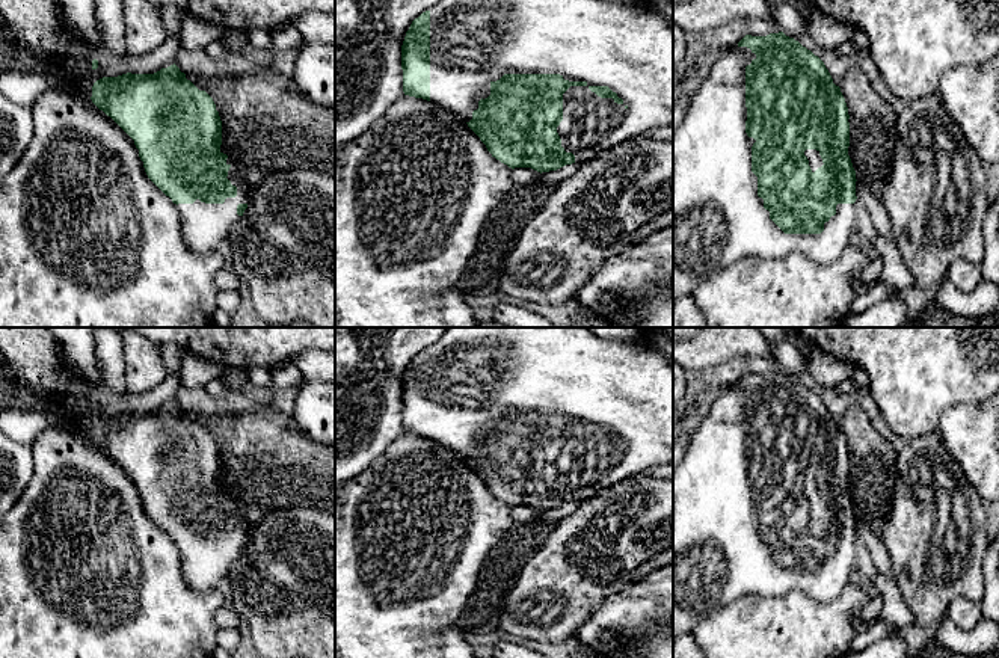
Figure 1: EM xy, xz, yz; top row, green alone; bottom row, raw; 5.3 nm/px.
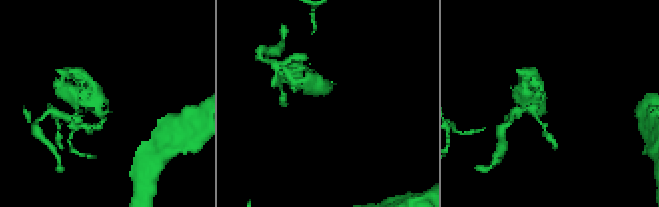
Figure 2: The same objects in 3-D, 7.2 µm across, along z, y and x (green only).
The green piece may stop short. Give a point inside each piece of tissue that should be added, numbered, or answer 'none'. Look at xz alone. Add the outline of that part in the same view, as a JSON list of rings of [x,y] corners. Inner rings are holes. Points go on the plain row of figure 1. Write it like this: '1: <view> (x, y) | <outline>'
1: xz (476, 373) | [[[450,327],[435,344],[430,347],[430,439],[442,444],[462,456],[465,460],[472,457],[472,450],[478,447],[478,439],[490,433],[490,421],[500,418],[504,412],[560,412],[569,420],[586,420],[586,424],[570,424],[563,432],[563,459],[557,465],[561,477],[561,484],[566,490],[575,494],[575,501],[584,501],[601,490],[623,481],[629,477],[640,475],[641,472],[664,465],[673,463],[673,365],[669,359],[650,346],[646,340],[637,341],[613,341],[605,340],[587,327]],[[590,424],[608,424],[619,436],[623,438],[617,442],[613,436],[601,436],[592,430]]]

